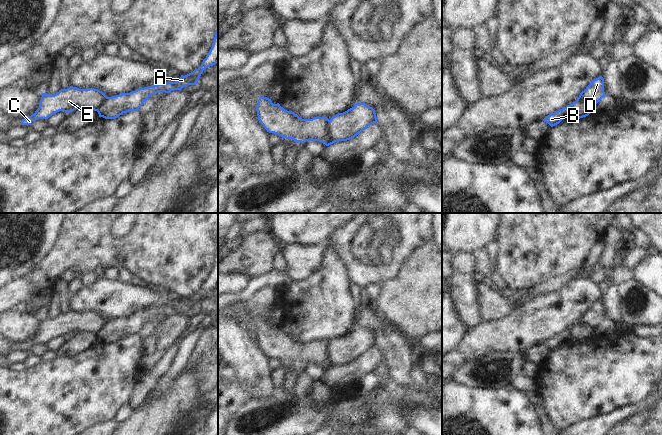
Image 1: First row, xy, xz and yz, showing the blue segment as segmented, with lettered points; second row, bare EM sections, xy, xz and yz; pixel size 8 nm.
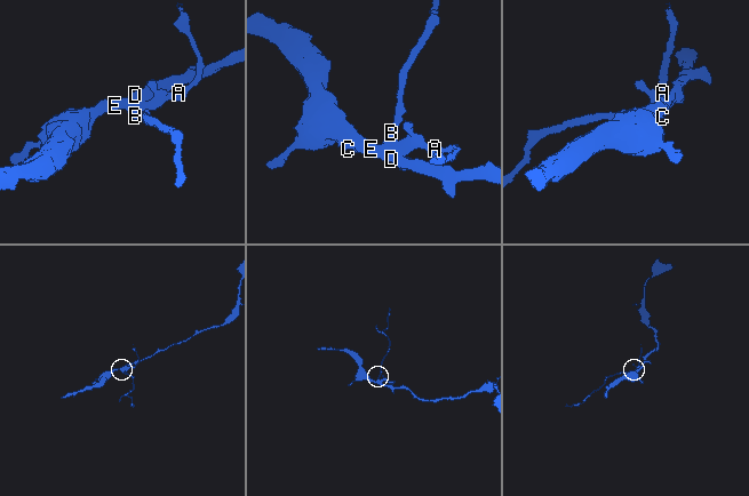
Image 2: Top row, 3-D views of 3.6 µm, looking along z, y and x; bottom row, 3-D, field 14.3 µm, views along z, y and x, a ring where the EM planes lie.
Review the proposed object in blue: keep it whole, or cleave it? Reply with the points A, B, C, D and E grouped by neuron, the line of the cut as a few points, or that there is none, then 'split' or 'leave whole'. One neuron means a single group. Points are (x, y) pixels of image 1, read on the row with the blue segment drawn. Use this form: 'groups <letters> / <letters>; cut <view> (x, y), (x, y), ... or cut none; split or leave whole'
groups A / B C D E; cut xz (328, 120), (329, 133), (337, 141); split

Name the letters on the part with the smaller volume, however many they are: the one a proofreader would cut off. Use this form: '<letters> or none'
A

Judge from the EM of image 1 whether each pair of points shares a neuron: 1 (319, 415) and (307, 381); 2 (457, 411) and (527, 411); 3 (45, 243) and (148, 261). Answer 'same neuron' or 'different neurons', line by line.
1: same neuron
2: same neuron
3: different neurons

